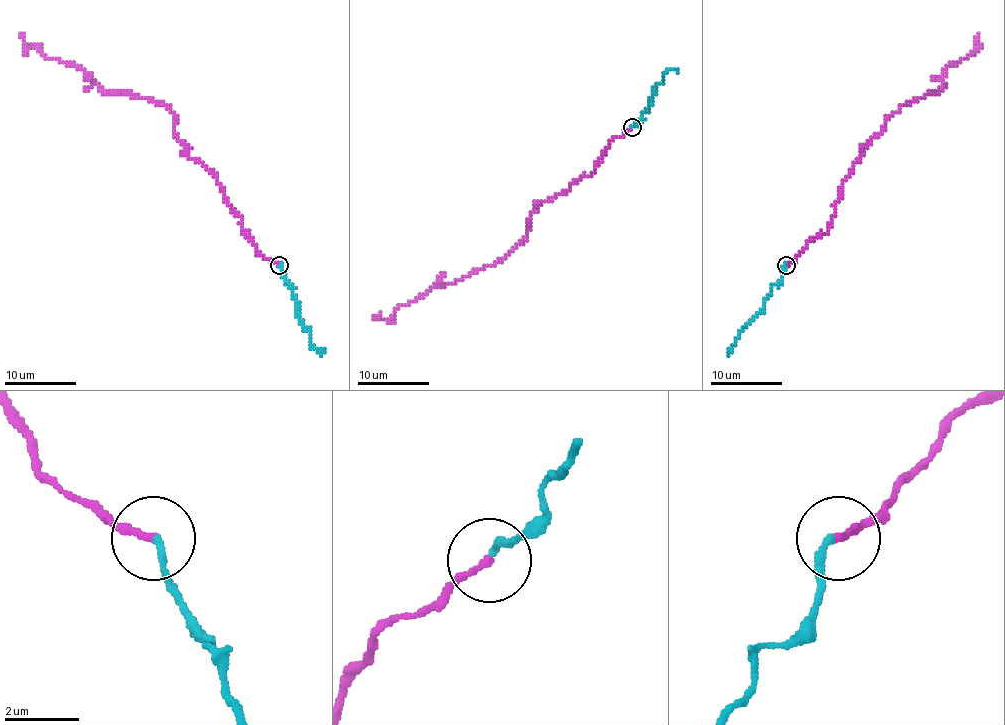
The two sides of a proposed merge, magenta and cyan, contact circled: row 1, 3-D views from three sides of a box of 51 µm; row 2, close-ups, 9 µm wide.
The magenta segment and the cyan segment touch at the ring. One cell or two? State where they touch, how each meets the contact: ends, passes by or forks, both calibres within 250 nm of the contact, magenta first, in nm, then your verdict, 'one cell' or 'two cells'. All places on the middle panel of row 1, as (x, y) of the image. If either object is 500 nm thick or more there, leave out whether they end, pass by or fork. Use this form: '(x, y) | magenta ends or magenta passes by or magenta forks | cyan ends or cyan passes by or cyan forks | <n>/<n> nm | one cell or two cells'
(632, 127) | magenta ends | cyan ends | 190/190 nm | one cell

